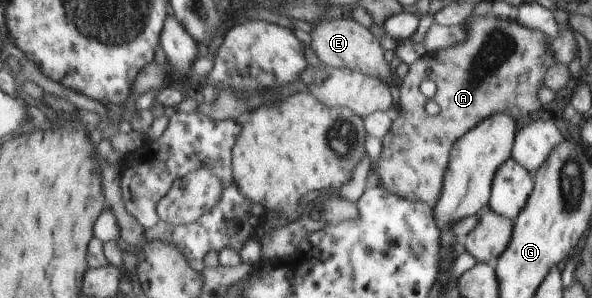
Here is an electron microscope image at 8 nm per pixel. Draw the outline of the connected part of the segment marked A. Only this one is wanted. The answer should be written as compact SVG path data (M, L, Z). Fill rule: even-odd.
M494 17L470 18L466 22L469 35L459 45L437 50L422 57L409 67L404 79L396 87L399 91L400 112L394 117L390 132L383 137L383 149L379 161L374 163L374 172L382 180L382 186L399 197L414 201L426 201L435 207L441 197L445 183L446 171L454 144L469 130L477 127L483 120L489 119L499 112L508 111L517 118L518 130L532 122L538 112L543 110L538 90L545 86L545 74L557 63L552 52L546 48L548 36L538 29L528 28L518 20L509 21ZM424 80L432 80L437 86L434 98L422 94L420 86ZM428 100L435 101L440 110L436 116L426 112Z

